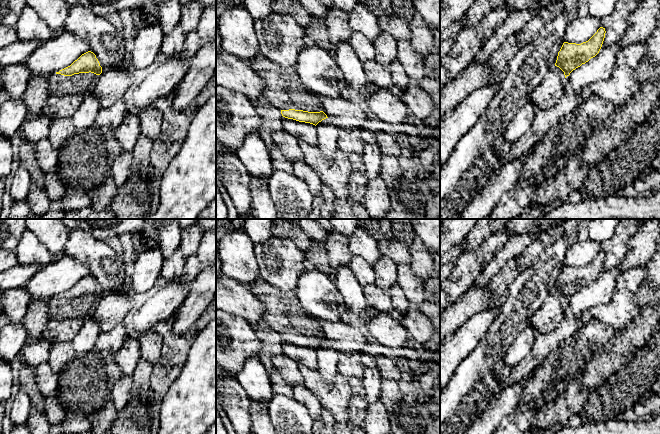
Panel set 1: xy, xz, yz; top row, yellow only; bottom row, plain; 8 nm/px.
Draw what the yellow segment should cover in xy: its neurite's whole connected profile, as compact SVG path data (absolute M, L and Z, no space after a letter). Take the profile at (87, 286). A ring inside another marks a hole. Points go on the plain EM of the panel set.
M88 275L70 290L49 299L46 305L49 318L63 320L80 317L86 319L93 313L101 297L102 291L96 279Z

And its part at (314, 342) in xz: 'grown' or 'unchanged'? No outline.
grown

